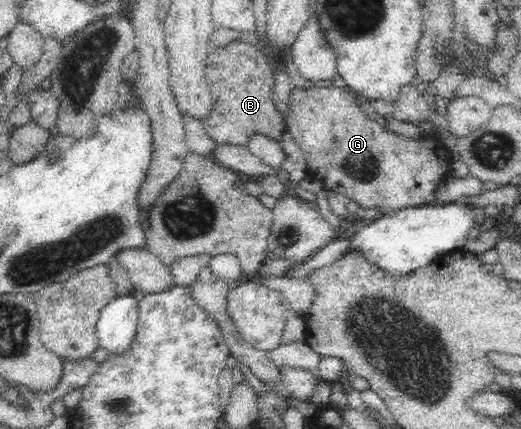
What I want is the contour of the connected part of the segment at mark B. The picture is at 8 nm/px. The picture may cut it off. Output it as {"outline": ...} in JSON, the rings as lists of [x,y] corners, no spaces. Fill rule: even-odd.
{"outline":[[[232,40],[222,48],[209,51],[206,70],[205,78],[209,85],[209,91],[213,95],[213,101],[210,113],[206,113],[200,122],[210,139],[222,144],[246,146],[251,134],[265,133],[268,137],[281,141],[281,135],[285,129],[284,115],[277,110],[273,98],[275,79],[262,49],[259,50],[249,42],[246,43],[245,40]]]}

